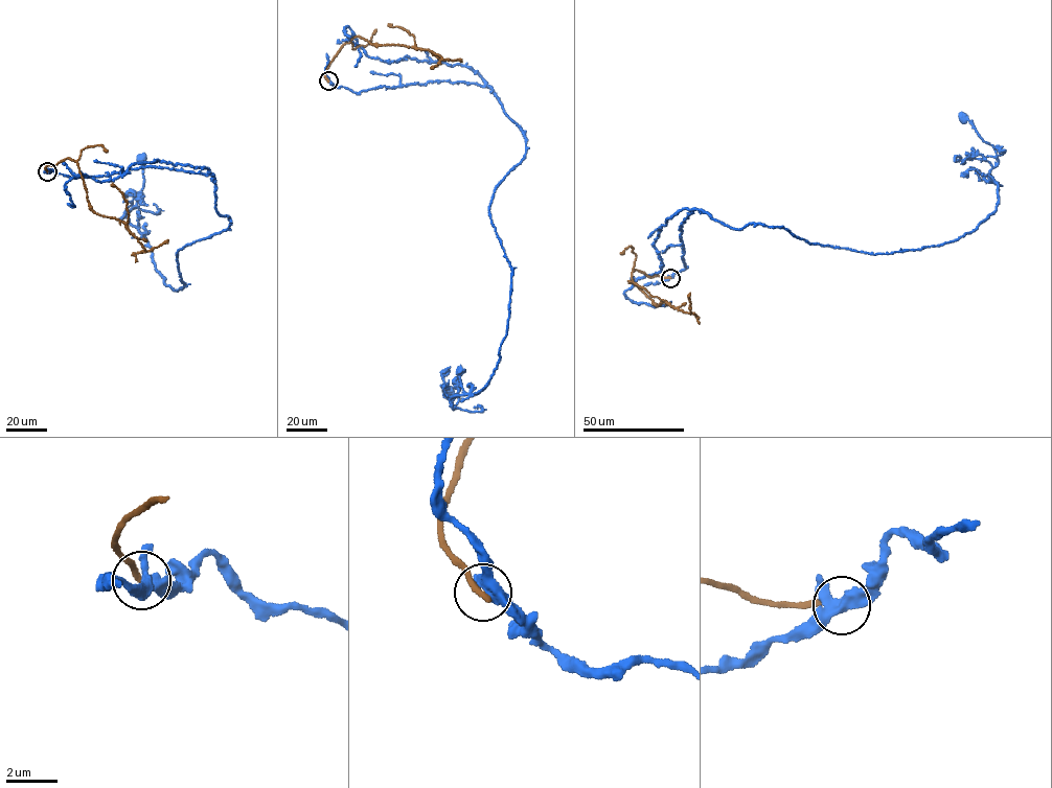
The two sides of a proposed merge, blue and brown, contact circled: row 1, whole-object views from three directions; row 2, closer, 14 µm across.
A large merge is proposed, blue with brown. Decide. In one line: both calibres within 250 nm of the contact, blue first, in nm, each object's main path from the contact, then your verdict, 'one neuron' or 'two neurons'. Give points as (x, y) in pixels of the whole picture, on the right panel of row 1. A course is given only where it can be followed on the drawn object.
340 nm thick on the blue side, 280 nm on the other; blue runs (670, 277), (686, 267), (680, 230), (694, 209), (871, 254), (970, 233), (996, 210), (998, 160), (963, 119); brown runs (670, 277), (650, 277), (636, 270), (632, 275), (634, 284), (657, 305), (665, 301), (690, 313), (690, 293); two neurons

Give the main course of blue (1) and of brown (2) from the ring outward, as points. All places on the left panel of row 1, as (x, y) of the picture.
1: (47, 171), (212, 175), (229, 226), (177, 251), (185, 284), (177, 291), (126, 214), (142, 187), (141, 159)
2: (47, 171), (48, 165), (67, 158), (74, 160), (94, 212), (123, 222), (146, 251), (168, 240)

